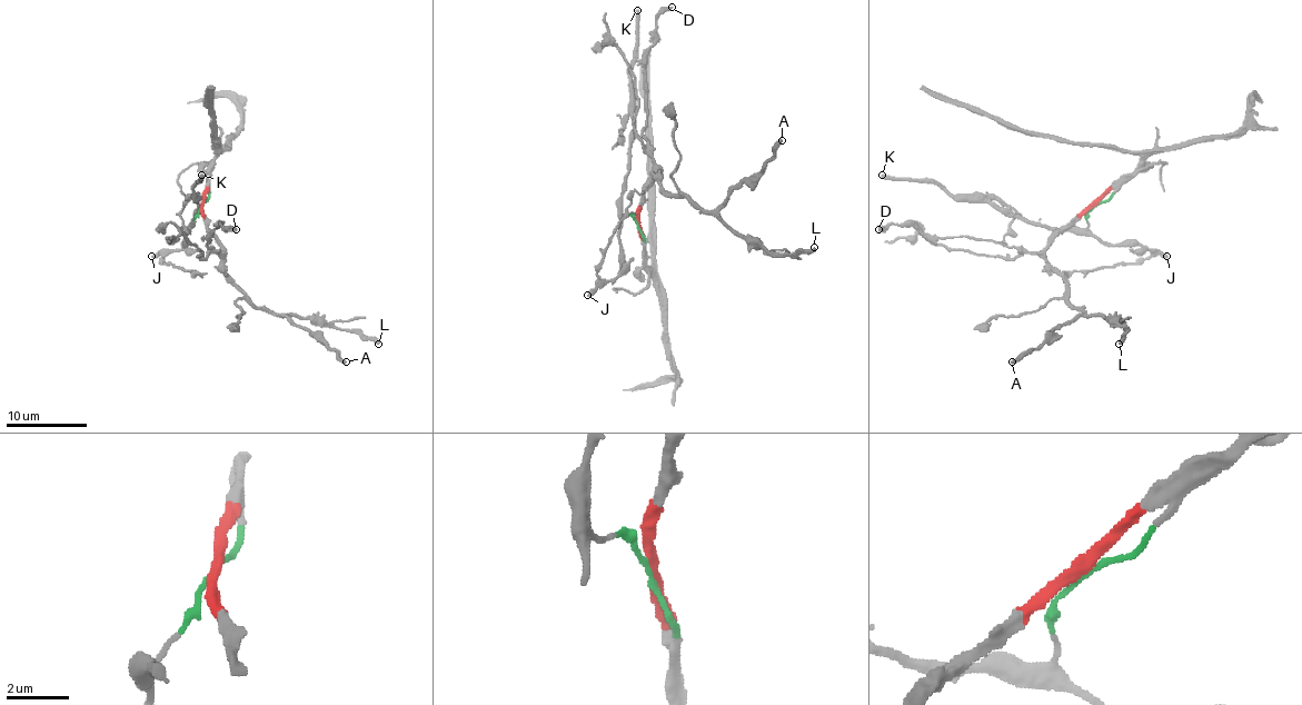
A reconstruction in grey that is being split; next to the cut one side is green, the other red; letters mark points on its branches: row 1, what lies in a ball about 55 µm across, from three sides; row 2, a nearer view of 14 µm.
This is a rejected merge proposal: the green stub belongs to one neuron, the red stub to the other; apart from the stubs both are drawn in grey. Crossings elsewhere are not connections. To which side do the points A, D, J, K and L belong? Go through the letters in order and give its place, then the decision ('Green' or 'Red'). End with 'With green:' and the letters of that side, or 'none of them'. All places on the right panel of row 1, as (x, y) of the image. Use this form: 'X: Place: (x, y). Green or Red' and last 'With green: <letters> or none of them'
A: Place: (1012, 361). Red
D: Place: (878, 229). Red
J: Place: (1166, 256). Green
K: Place: (882, 175). Green
L: Place: (1119, 344). Red
With green: J, K

